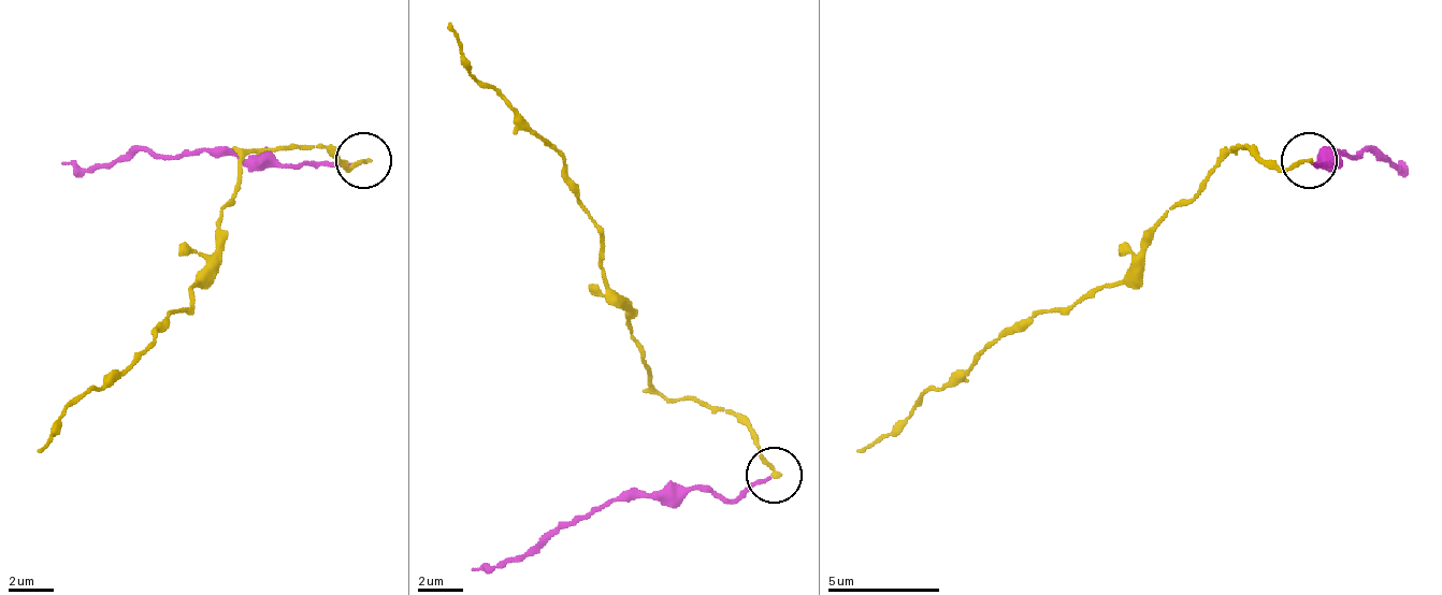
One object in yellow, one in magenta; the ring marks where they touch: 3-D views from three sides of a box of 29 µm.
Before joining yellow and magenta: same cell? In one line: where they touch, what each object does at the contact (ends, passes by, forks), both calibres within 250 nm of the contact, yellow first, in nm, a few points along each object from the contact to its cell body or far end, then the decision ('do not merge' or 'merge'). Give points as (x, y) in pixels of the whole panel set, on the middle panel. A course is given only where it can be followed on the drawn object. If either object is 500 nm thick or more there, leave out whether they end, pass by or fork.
at (774, 475); yellow ends there; magenta ends there; 200 nm thick on the yellow side, 160 nm on the other; yellow runs (772, 473), (727, 411), (666, 401), (626, 305), (604, 284), (604, 244), (576, 183), (471, 71), (448, 20); magenta runs (772, 478), (733, 501), (654, 490), (621, 495), (543, 534), (520, 556), (471, 568); do not merge

